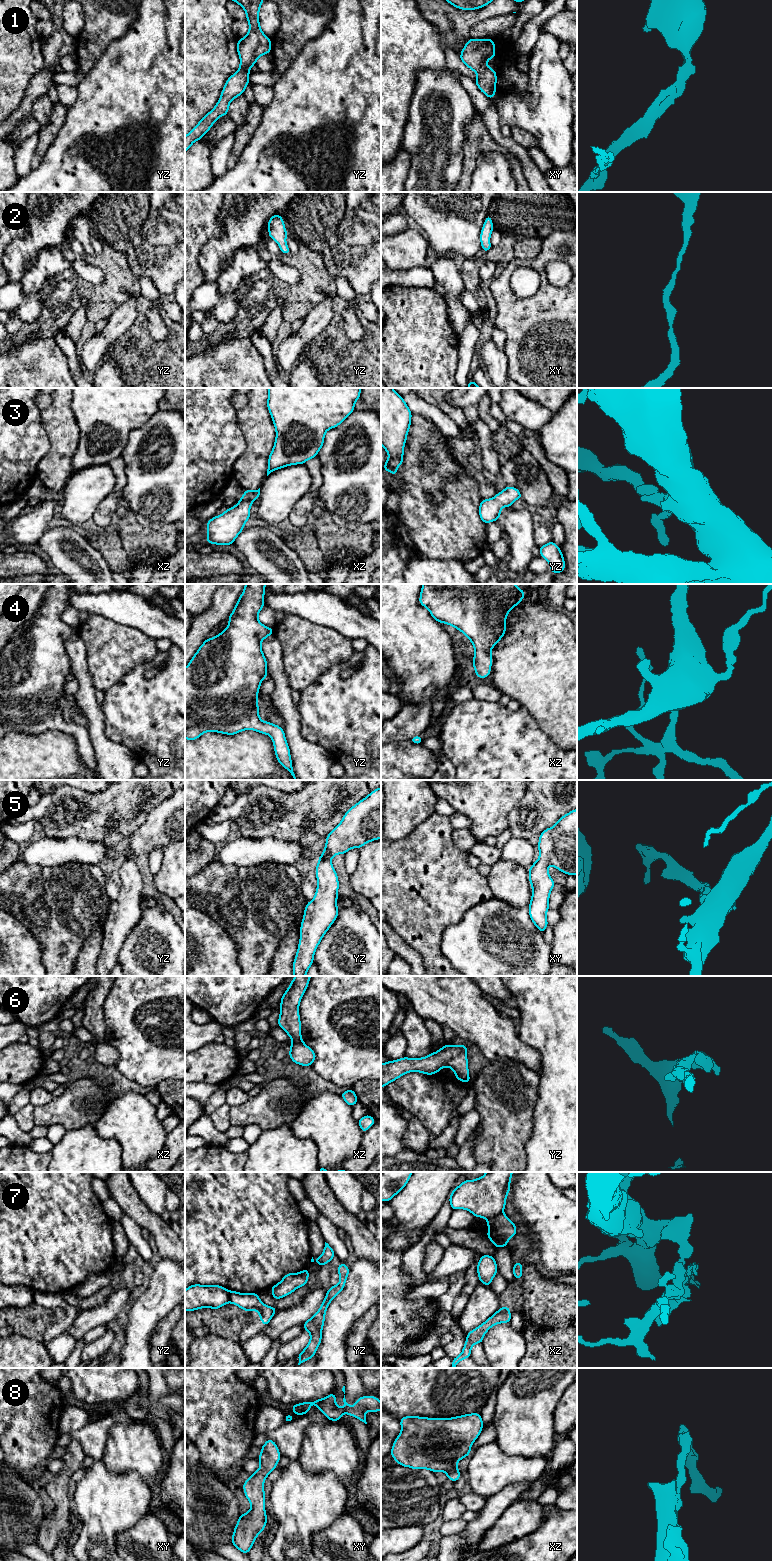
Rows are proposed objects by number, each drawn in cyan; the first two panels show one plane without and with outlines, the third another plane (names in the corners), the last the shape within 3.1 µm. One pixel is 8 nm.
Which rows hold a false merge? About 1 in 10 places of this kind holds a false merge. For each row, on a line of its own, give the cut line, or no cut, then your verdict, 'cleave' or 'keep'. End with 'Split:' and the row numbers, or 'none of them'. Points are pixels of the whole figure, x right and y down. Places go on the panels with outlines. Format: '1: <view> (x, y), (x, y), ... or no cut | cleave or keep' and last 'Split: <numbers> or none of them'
1: no cut | keep
2: no cut | keep
3: no cut | keep
4: no cut | keep
5: no cut | keep
6: no cut | keep
7: xz (502, 1212), (487, 1220) | cleave
8: no cut | keep
Split: 7

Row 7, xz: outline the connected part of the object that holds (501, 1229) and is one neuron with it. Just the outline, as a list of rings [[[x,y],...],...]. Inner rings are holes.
[[[504,1213],[487,1220],[489,1231],[486,1235],[496,1248],[507,1247],[507,1242],[517,1234],[514,1224]]]

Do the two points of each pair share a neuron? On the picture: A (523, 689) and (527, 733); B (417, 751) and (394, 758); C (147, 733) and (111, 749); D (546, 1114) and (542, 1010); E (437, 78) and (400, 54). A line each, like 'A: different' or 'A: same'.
A: different
B: same
C: different
D: same
E: different

